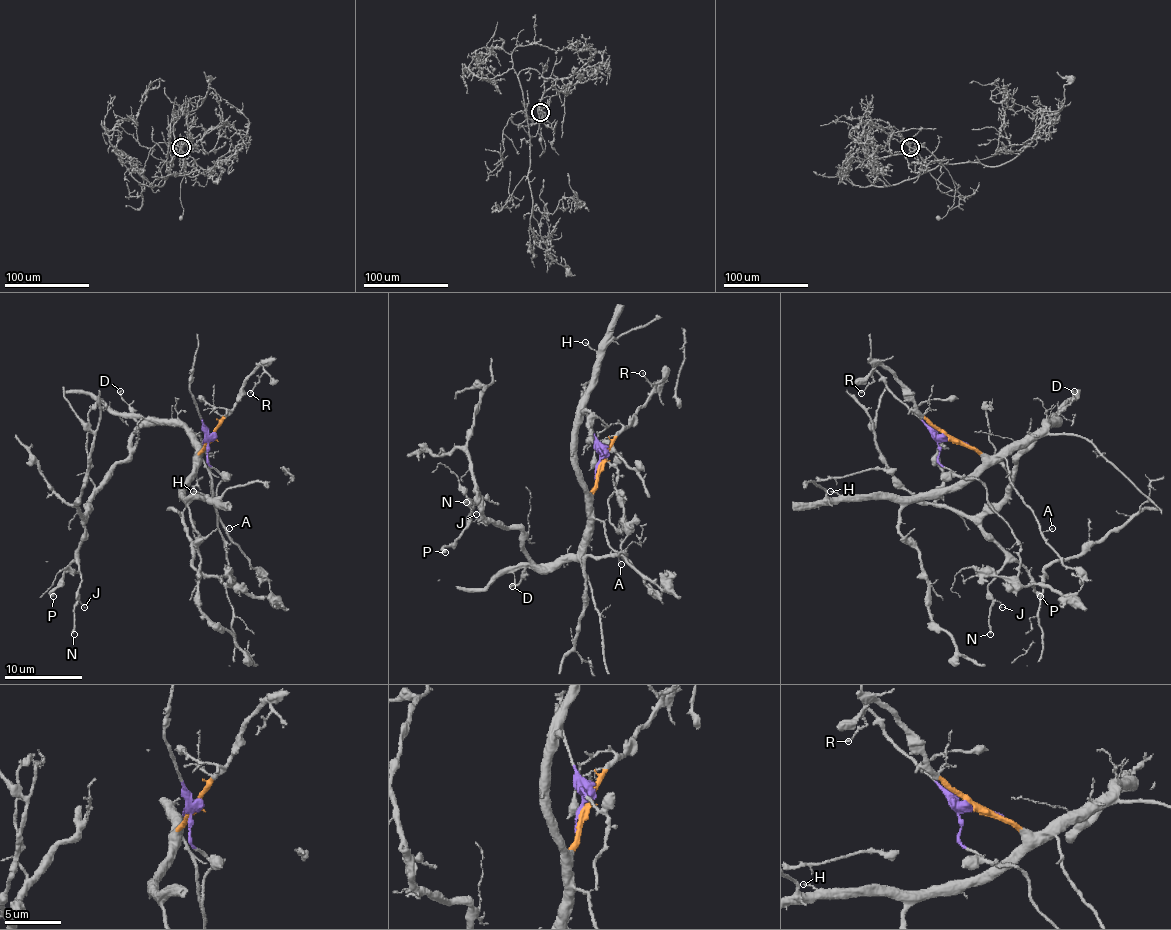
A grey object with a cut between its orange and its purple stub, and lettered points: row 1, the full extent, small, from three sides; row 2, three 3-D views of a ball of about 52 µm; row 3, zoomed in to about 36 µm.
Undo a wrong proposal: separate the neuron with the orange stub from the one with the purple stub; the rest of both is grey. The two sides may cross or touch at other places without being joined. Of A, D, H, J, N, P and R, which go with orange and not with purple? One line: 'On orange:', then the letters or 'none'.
On orange: A, D, H, J, N, P, R

